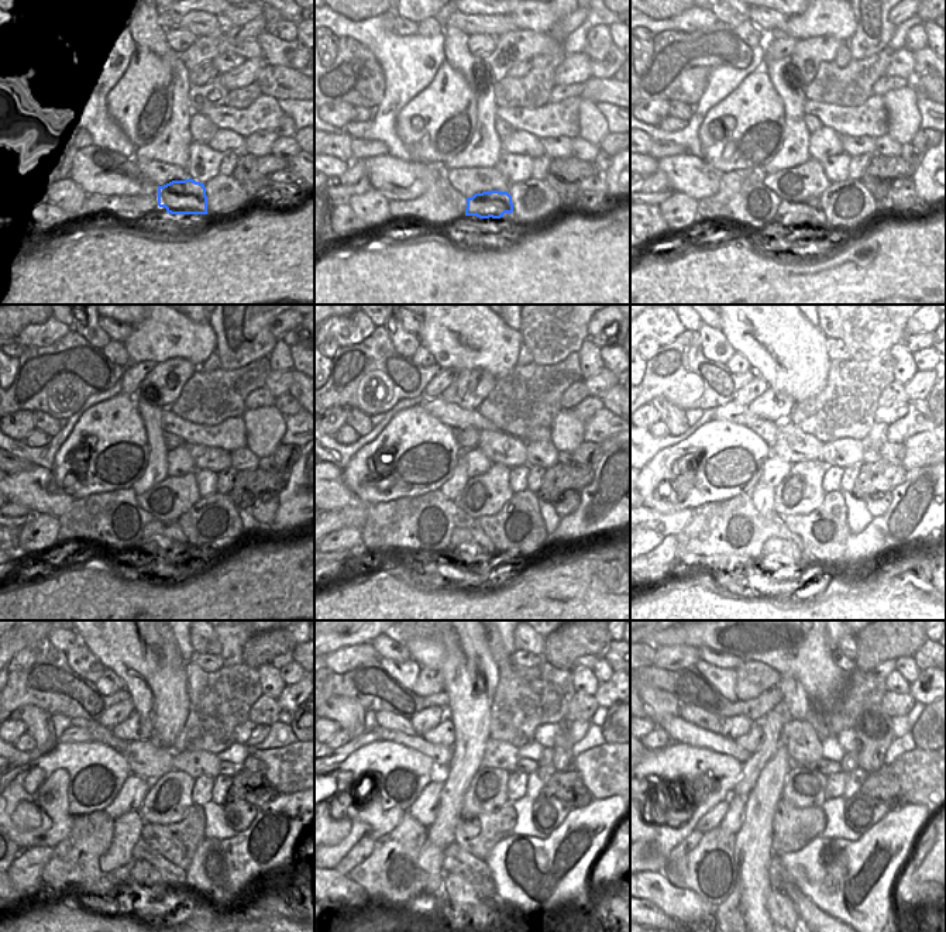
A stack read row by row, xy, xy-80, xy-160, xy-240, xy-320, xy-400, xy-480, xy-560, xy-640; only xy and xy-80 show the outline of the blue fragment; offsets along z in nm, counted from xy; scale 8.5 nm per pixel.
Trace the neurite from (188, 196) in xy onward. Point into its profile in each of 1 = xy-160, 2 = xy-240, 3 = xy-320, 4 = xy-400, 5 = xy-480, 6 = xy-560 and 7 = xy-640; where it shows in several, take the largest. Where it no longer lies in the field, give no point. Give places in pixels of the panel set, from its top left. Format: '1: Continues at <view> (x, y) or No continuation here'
1: Continues at xy-160 (808, 210)
2: Continues at xy-240 (169, 532)
3: Continues at xy-320 (460, 537)
4: Continues at xy-400 (773, 546)
5: Continues at xy-480 (136, 867)
6: Continues at xy-560 (465, 907)
7: Continues at xy-640 (778, 905).

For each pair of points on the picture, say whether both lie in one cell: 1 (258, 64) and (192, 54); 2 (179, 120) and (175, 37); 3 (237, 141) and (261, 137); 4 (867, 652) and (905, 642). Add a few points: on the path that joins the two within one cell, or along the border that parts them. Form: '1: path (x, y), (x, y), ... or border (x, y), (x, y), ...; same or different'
1: border (261, 55), (246, 59); different
2: border (165, 31), (165, 43), (178, 54); different
3: border (244, 138), (248, 152); different
4: path (877, 643), (895, 642); same

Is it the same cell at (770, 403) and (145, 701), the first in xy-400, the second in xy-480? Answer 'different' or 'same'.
different

